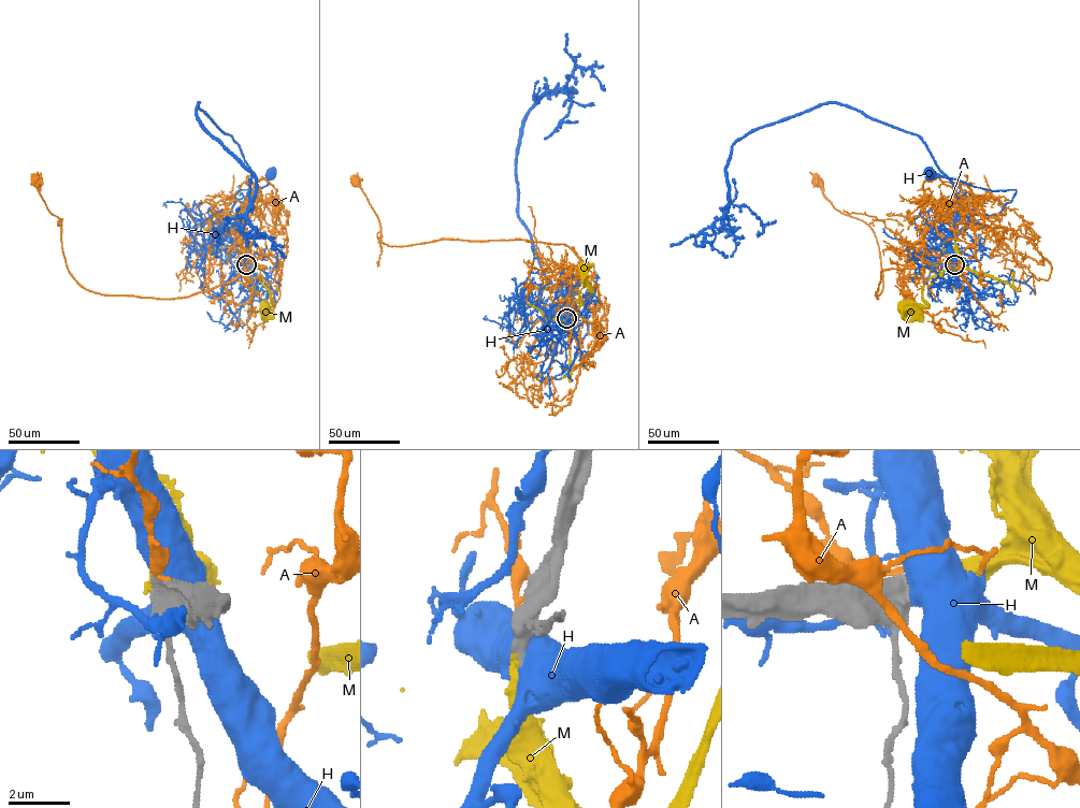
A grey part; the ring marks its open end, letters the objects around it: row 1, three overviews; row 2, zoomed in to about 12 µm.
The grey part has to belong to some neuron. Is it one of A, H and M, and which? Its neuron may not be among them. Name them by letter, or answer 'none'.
M

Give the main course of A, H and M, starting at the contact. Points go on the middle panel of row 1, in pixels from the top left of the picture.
A: (566, 316), (571, 280), (586, 277), (569, 247), (440, 239), (388, 246), (354, 183)
H: (566, 318), (551, 313), (561, 331), (566, 358), (565, 369), (557, 378), (570, 369), (587, 331), (591, 291)
M: (566, 318), (567, 323), (573, 327), (579, 311), (579, 291), (588, 286), (591, 290), (582, 269)

